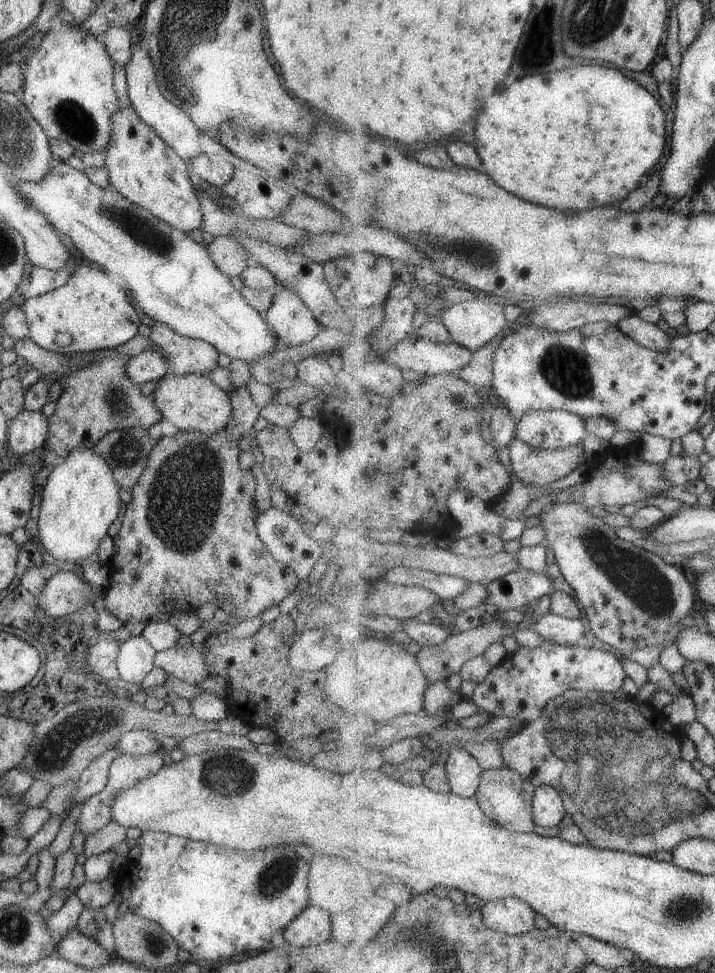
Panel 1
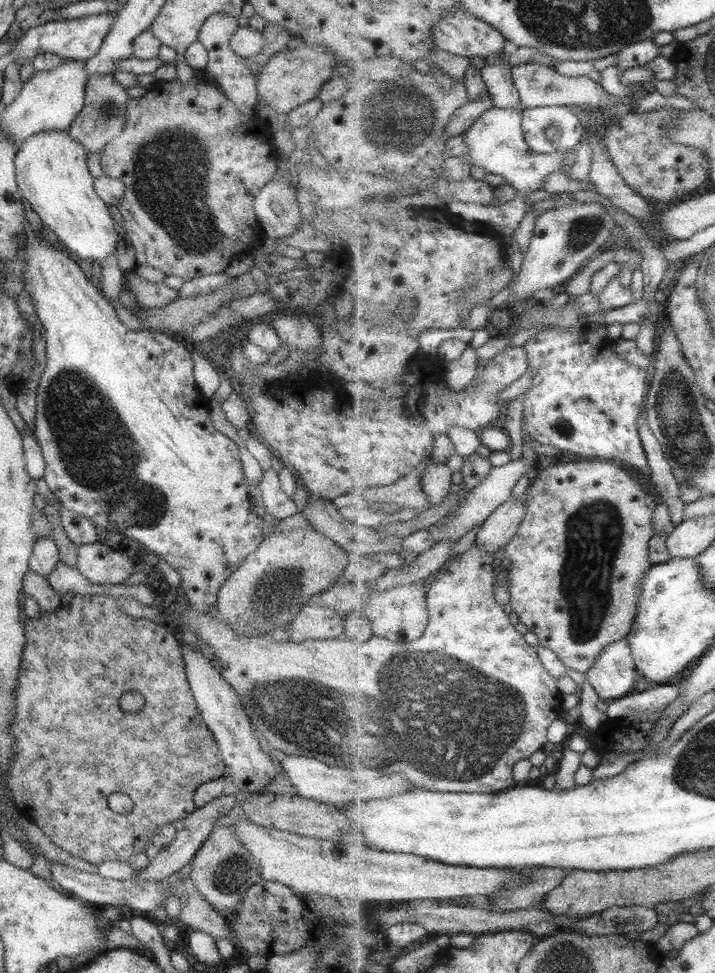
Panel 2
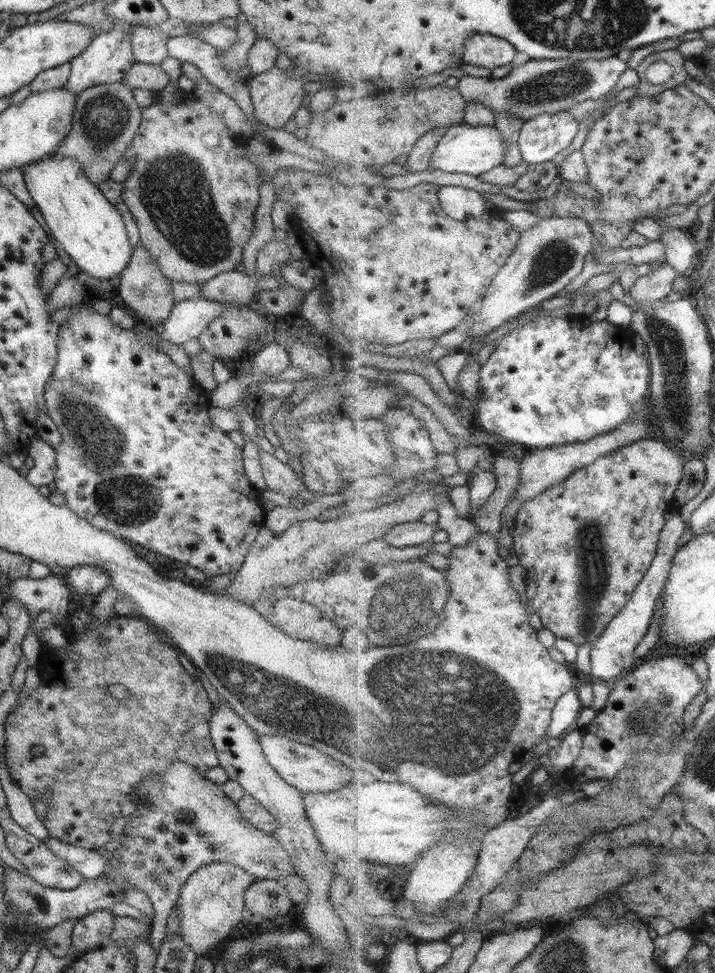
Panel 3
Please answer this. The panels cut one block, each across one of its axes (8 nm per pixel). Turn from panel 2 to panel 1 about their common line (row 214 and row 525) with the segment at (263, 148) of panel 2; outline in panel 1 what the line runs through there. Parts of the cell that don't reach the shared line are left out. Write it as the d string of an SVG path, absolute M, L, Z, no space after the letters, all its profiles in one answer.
M230 425L210 435L177 429L172 436L161 437L150 450L145 470L138 478L137 484L134 484L134 487L130 490L131 502L125 504L121 527L116 535L112 537L116 551L108 564L109 584L103 594L105 609L123 624L149 620L153 616L163 615L167 617L178 612L195 613L199 606L203 606L205 602L215 602L221 608L221 604L225 599L233 599L234 612L232 614L239 616L241 619L254 618L257 621L263 610L271 606L277 606L299 584L300 580L297 575L283 563L275 560L256 535L255 519L259 512L255 501L253 501L255 479L253 479L249 469L243 469L239 466L237 461L240 453L237 447L238 440L231 432L232 427Z

